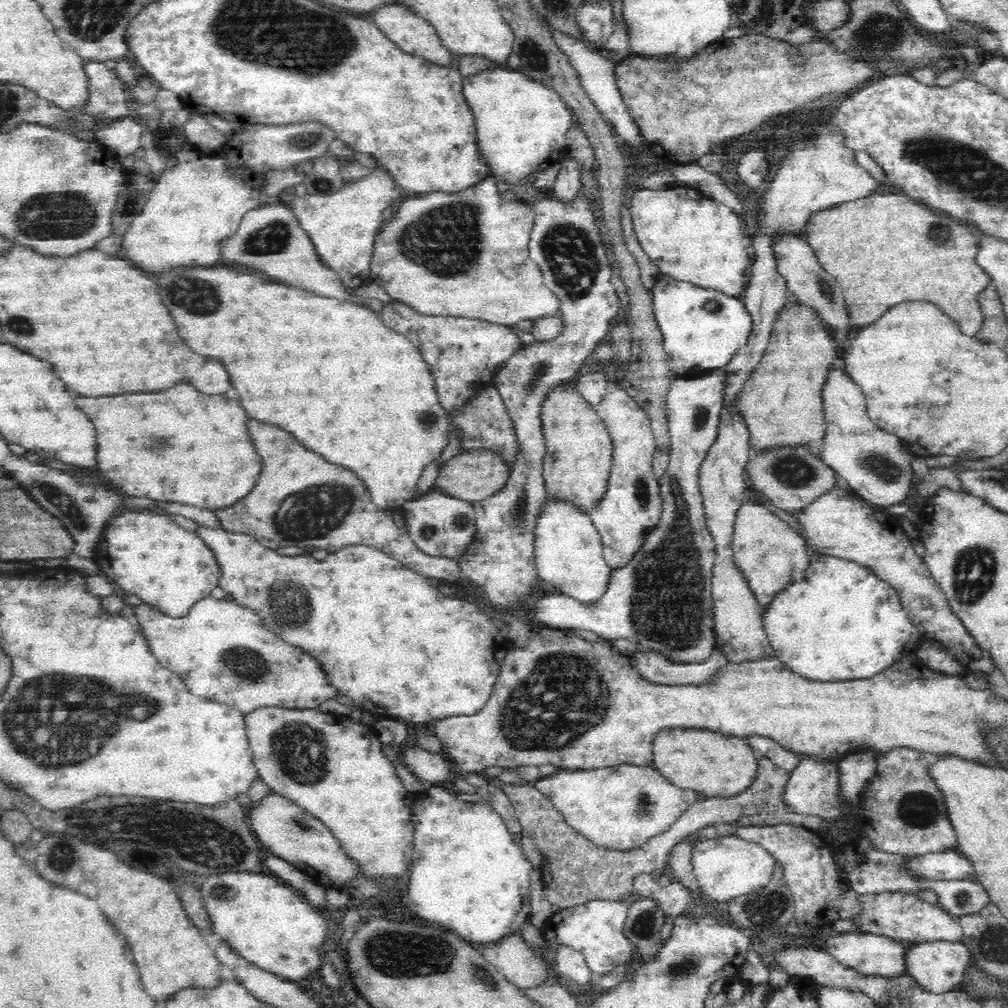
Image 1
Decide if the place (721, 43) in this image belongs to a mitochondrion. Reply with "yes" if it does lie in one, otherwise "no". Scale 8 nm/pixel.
no

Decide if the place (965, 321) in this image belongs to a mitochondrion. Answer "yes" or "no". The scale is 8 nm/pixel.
no

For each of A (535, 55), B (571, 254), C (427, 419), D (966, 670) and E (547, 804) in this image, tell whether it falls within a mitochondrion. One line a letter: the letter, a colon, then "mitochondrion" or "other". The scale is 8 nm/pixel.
A: mitochondrion
B: mitochondrion
C: mitochondrion
D: other
E: other

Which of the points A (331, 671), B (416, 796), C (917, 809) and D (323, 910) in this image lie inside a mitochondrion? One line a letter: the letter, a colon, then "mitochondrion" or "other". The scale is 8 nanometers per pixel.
A: other
B: other
C: mitochondrion
D: other

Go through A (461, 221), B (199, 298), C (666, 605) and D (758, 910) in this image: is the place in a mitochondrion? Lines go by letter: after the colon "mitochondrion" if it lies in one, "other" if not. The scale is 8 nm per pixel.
A: mitochondrion
B: mitochondrion
C: mitochondrion
D: mitochondrion

